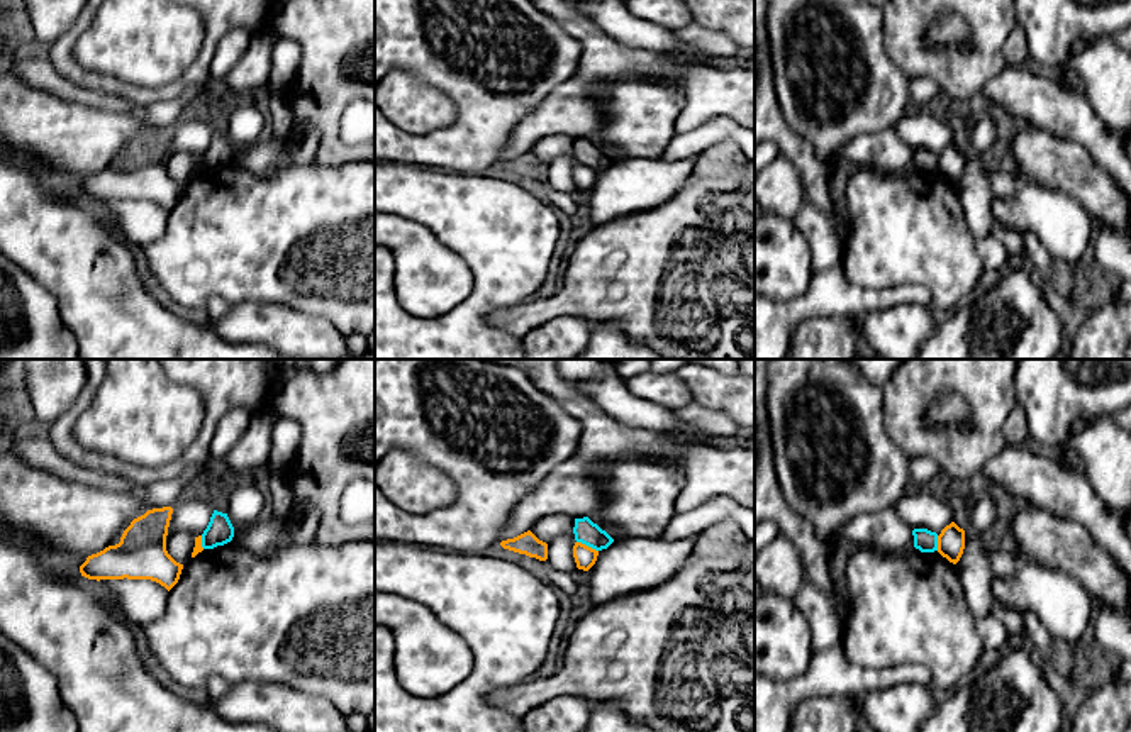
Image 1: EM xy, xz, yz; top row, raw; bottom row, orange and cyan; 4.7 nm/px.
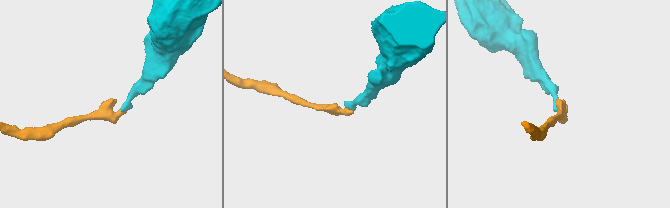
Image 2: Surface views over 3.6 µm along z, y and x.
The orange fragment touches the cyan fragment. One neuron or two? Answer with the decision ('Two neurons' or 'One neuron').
Two neurons

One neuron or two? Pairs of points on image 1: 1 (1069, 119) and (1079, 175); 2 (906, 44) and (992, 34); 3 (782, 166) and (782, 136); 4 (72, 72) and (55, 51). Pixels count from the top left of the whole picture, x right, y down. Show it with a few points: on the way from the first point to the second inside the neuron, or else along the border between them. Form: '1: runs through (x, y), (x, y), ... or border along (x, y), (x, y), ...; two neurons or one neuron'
1: border along (1035, 126), (1079, 143), (1103, 166); two neurons
2: runs through (930, 61), (972, 61), (975, 58); one neuron
3: border along (780, 153), (796, 168), (804, 188); two neurons
4: runs through (66, 66), (60, 56); one neuron

